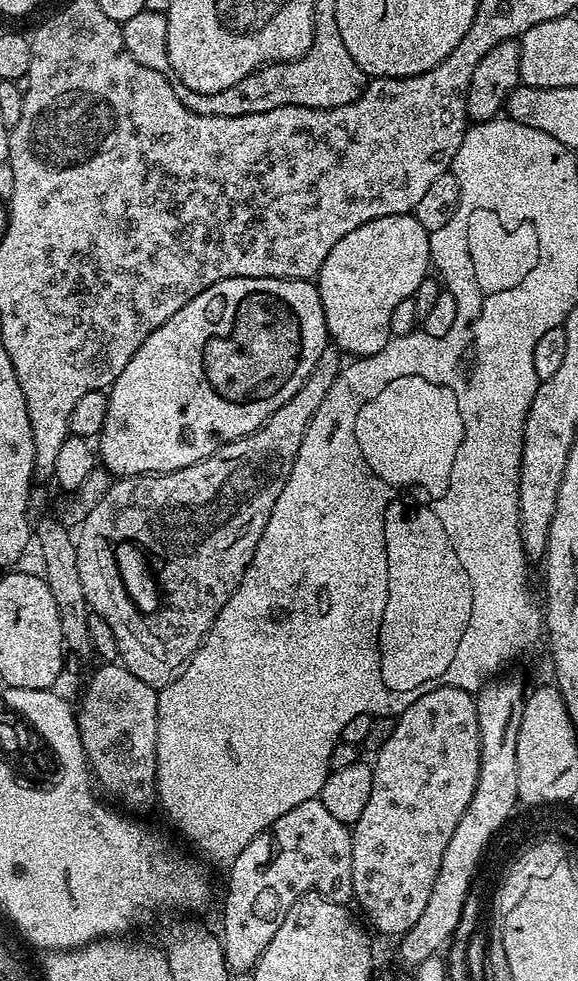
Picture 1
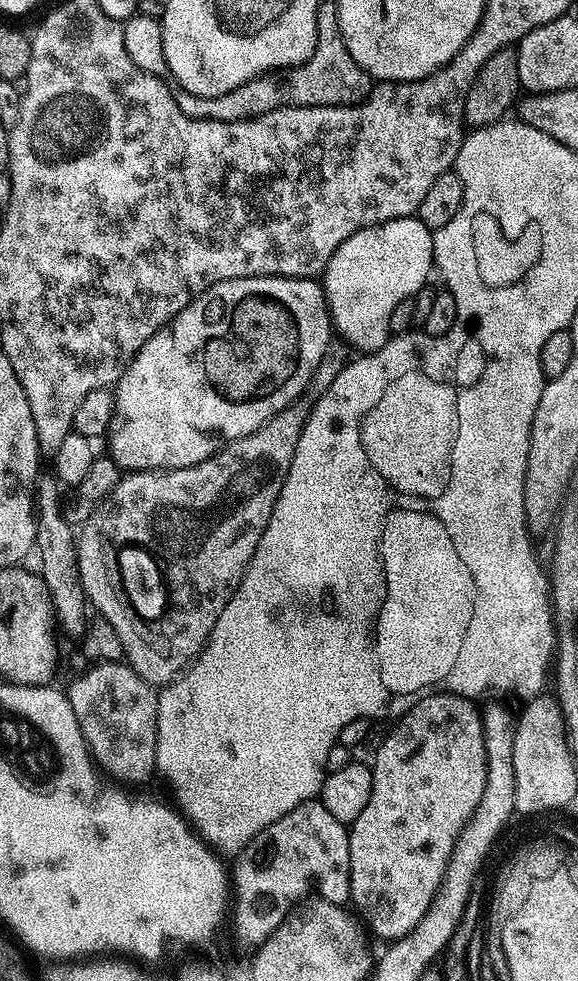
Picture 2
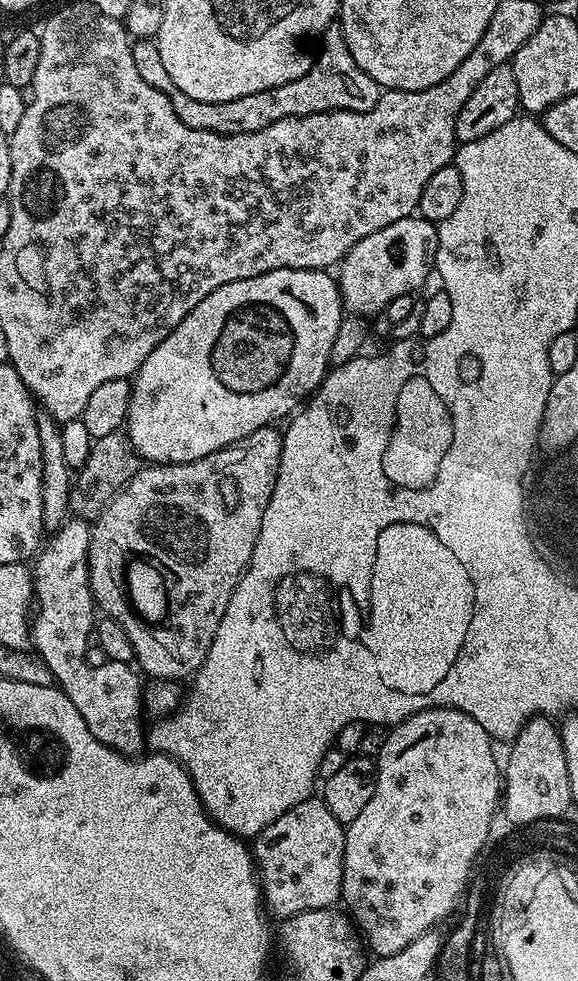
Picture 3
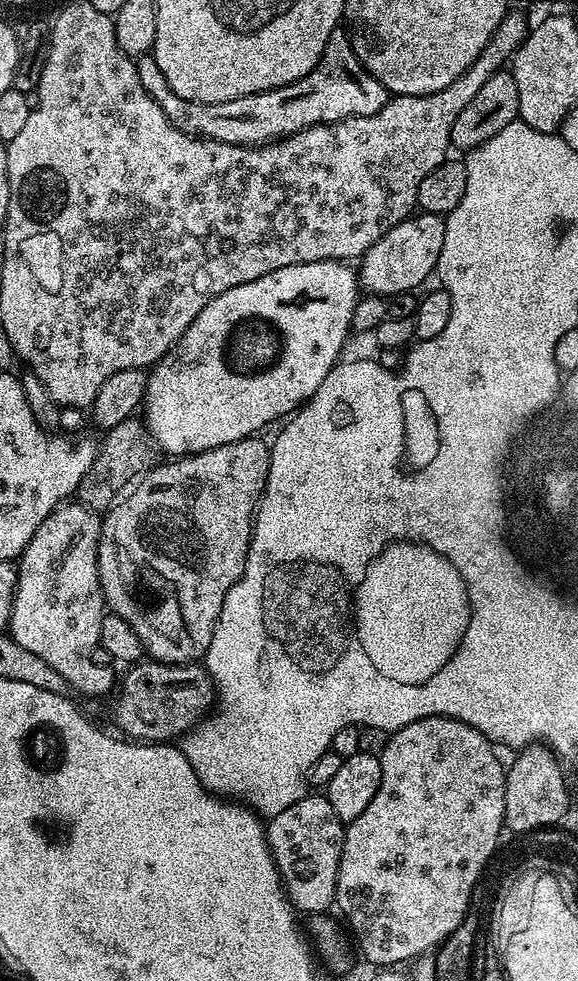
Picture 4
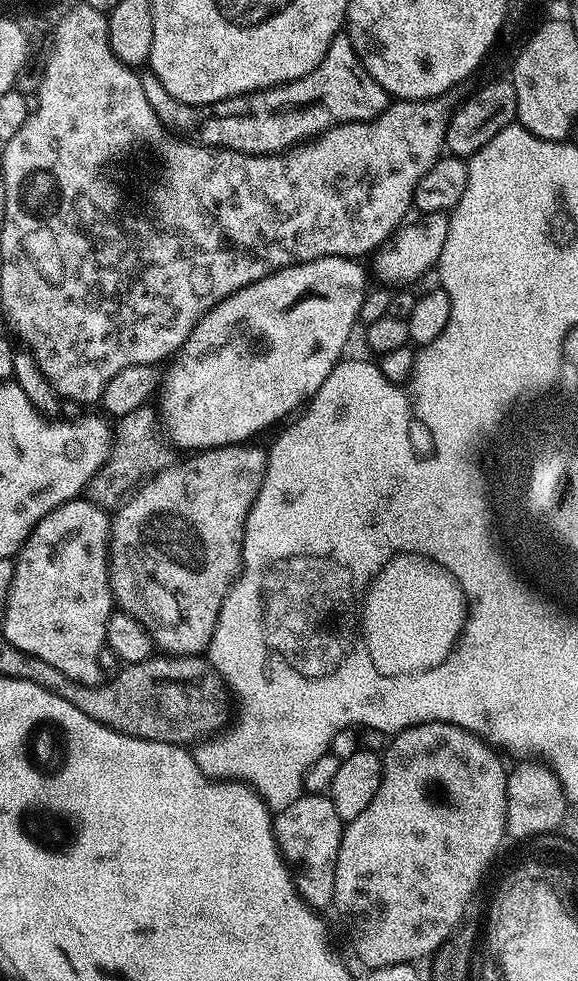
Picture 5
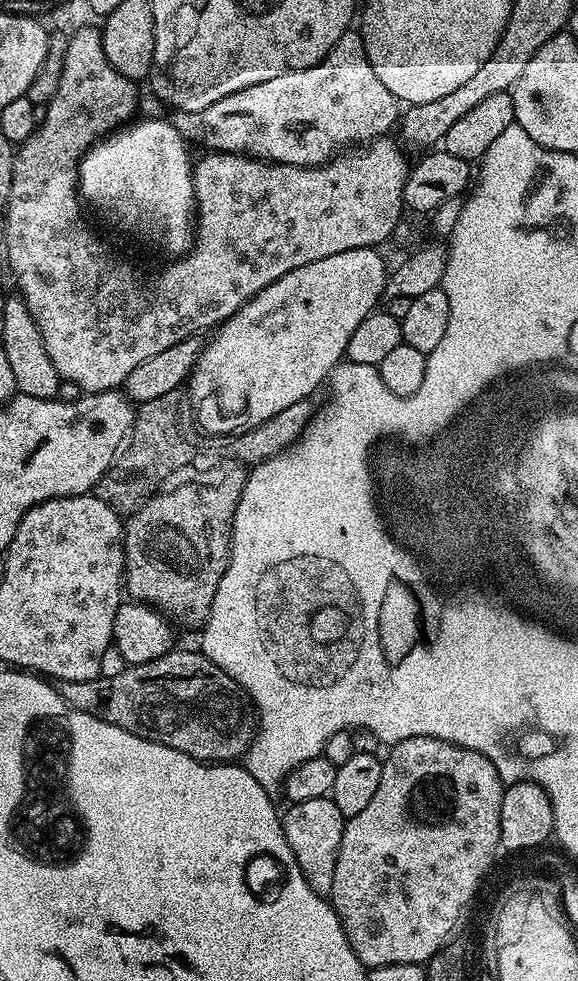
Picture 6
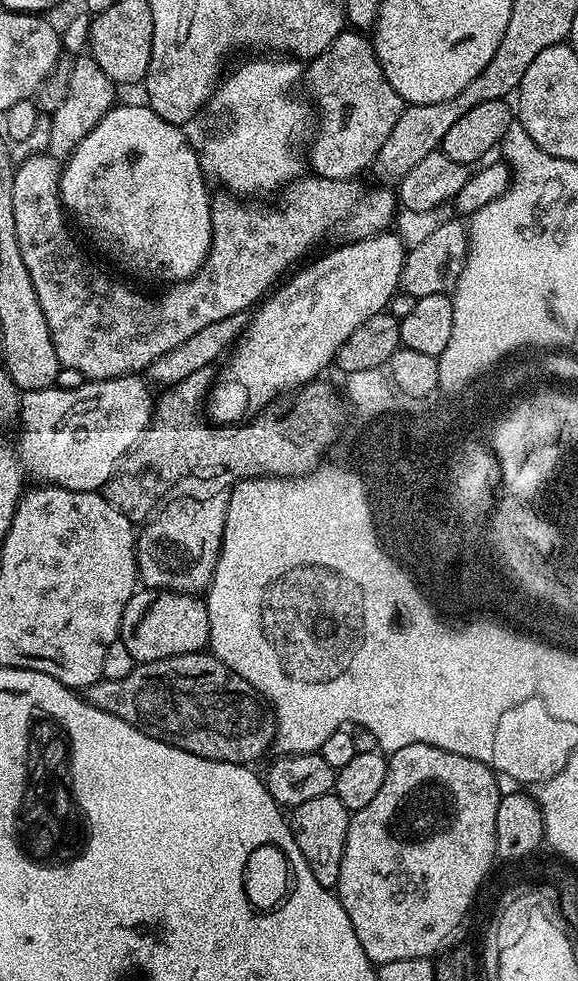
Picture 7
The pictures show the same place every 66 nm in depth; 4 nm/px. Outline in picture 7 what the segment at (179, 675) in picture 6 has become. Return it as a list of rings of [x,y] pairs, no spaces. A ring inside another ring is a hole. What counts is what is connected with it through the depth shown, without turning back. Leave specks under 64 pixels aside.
[[[207,651],[184,652],[181,656],[137,664],[130,674],[126,674],[126,678],[102,678],[94,682],[86,690],[86,699],[98,710],[122,718],[122,722],[134,726],[142,734],[166,742],[178,750],[198,754],[198,758],[252,766],[268,747],[273,747],[276,739],[276,713],[264,697]]]

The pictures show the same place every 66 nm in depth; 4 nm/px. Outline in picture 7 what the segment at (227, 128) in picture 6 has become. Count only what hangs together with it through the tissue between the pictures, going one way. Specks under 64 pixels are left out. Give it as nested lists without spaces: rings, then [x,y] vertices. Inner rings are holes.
[[[345,30],[338,34],[338,38],[334,38],[334,42],[330,42],[330,46],[320,56],[315,56],[306,68],[306,80],[308,76],[308,92],[312,95],[312,100],[316,103],[316,108],[320,111],[320,129],[316,132],[316,137],[312,140],[312,149],[308,152],[308,160],[312,163],[311,171],[322,178],[330,178],[331,180],[350,180],[359,177],[359,172],[370,169],[376,163],[376,155],[378,150],[382,150],[382,142],[386,142],[386,138],[390,138],[390,130],[394,130],[394,126],[398,122],[398,118],[403,114],[406,102],[394,90],[394,86],[390,86],[390,82],[386,78],[386,74],[382,70],[382,66],[376,61],[376,51],[372,49],[372,41],[363,31]]]

